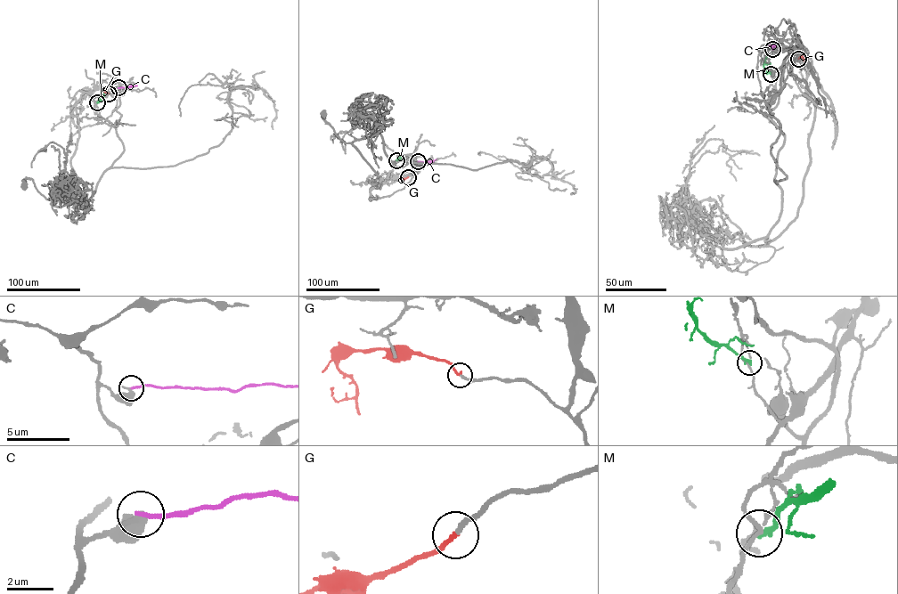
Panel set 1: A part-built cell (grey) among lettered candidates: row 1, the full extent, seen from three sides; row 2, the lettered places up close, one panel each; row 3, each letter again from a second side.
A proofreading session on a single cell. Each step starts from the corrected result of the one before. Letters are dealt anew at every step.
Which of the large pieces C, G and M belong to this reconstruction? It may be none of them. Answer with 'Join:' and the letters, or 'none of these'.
Join: G

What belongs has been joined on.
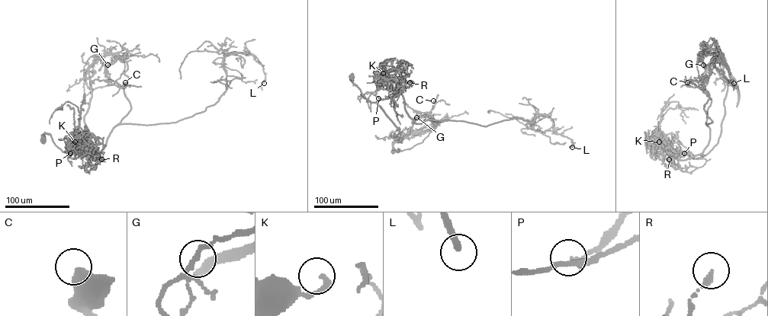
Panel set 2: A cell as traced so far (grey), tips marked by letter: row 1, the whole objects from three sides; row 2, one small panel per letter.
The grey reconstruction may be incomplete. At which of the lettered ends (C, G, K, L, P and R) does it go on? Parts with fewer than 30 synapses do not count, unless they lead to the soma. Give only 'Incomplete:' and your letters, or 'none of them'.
Incomplete: L

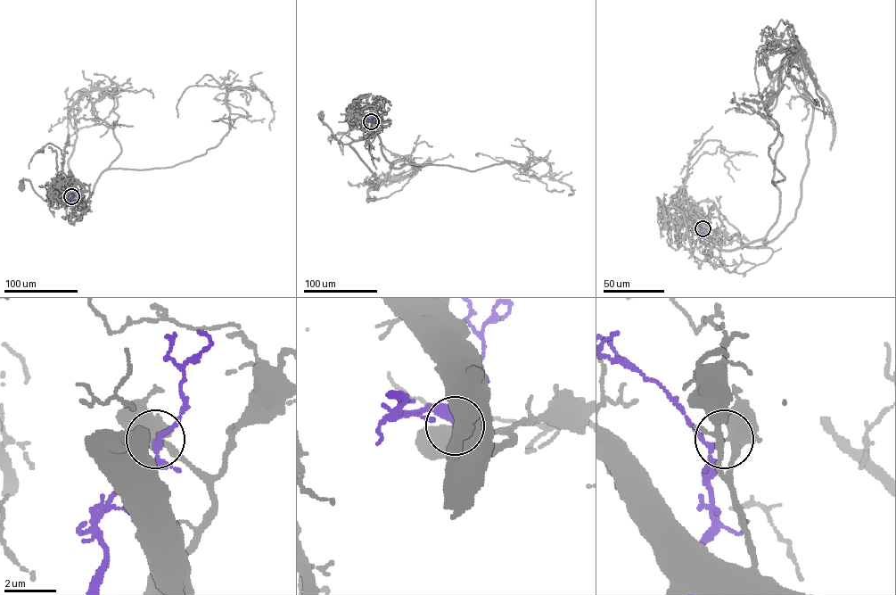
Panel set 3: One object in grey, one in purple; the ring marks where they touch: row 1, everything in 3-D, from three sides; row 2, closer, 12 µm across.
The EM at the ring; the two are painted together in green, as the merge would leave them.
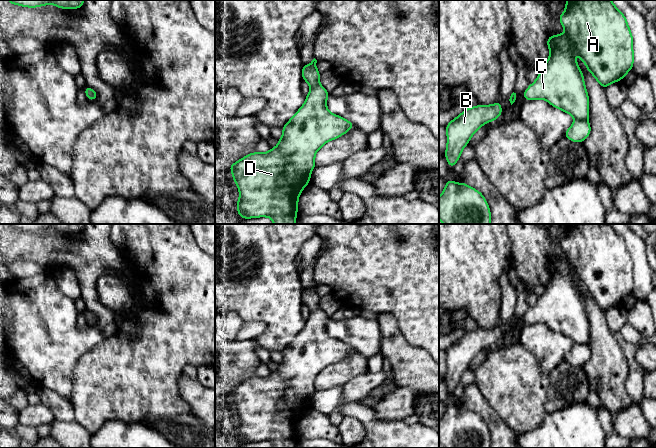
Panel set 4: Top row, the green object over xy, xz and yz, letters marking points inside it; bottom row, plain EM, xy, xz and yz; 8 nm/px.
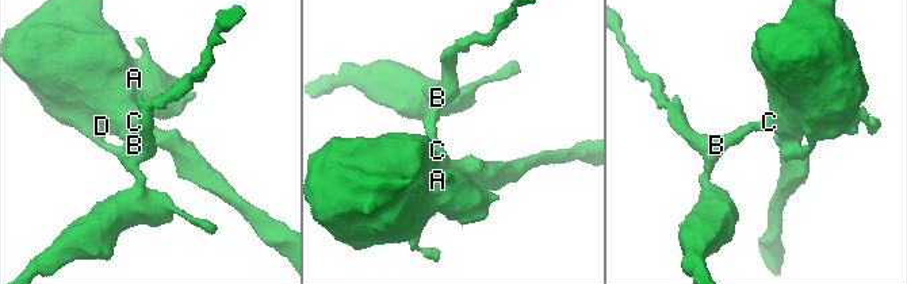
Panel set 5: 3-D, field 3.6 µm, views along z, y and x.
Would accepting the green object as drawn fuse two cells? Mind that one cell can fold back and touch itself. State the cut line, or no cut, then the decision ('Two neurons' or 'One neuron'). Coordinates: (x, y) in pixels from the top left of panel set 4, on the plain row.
No split. One neuron

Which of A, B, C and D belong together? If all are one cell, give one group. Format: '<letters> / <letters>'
A B C D

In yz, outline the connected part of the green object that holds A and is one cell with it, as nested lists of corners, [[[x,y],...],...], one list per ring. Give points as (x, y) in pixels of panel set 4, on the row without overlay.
[[[566,224],[565,235],[558,243],[564,250],[565,257],[547,262],[550,280],[535,306],[523,316],[523,321],[528,325],[547,324],[553,331],[572,339],[575,345],[564,356],[564,360],[573,366],[582,367],[591,356],[588,346],[589,321],[582,295],[570,271],[575,272],[587,293],[605,313],[611,307],[621,305],[633,293],[633,260],[626,241],[611,224]]]

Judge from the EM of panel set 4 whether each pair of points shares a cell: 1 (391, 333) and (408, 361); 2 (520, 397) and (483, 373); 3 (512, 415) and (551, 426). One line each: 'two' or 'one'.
1: one
2: one
3: two

